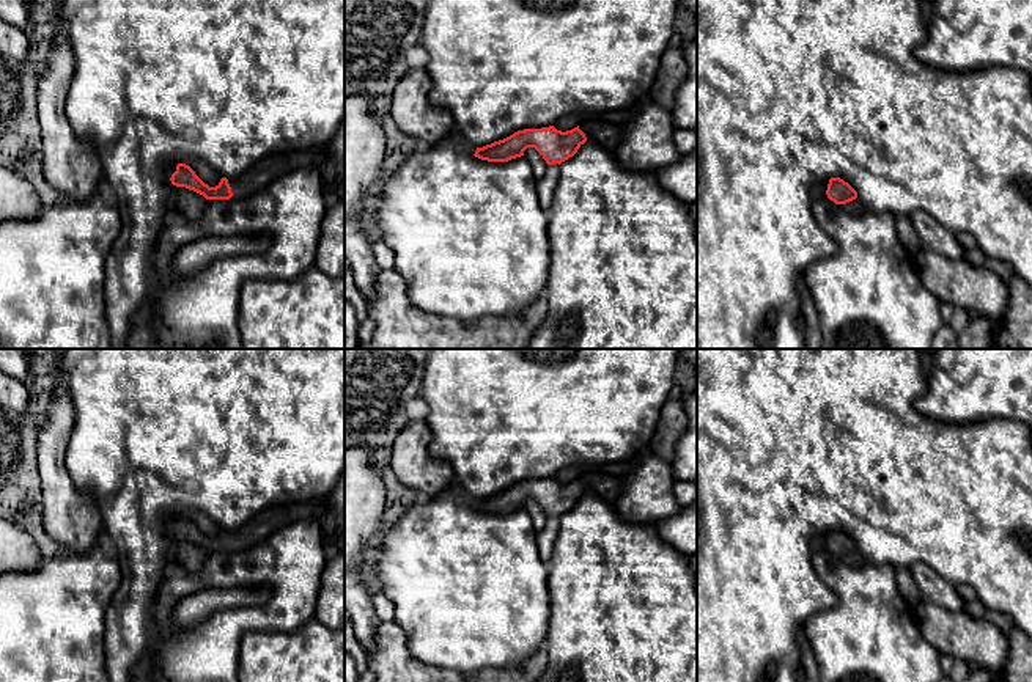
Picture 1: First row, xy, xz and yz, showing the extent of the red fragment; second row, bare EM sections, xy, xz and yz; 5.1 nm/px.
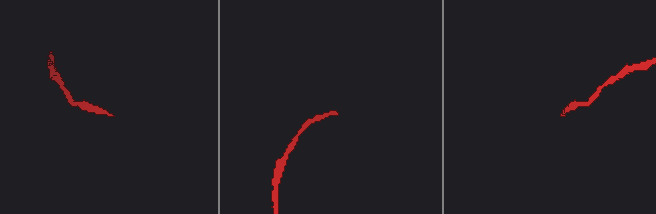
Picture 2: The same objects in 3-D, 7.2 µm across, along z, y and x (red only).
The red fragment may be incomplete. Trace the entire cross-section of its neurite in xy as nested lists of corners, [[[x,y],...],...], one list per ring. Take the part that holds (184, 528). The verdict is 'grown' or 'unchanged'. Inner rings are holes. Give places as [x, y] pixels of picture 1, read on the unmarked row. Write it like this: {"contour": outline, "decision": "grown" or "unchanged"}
{"contour": [[[311,503],[277,504],[261,511],[238,530],[222,530],[216,539],[205,536],[189,517],[178,515],[170,533],[173,537],[194,542],[206,552],[244,552],[263,542],[288,523],[318,515]]], "decision": "grown"}

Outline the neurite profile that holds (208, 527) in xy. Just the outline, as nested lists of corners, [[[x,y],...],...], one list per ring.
[[[190,512],[189,519],[195,523],[195,526],[209,539],[219,537],[222,528],[208,515],[201,512]]]

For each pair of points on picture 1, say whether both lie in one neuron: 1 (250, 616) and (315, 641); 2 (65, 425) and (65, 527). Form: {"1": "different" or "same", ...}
{"1": "different", "2": "same"}

